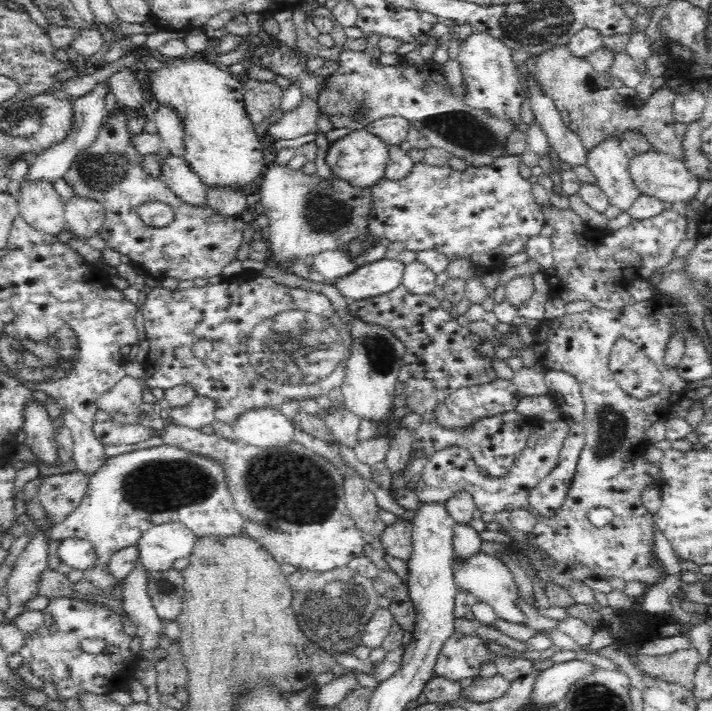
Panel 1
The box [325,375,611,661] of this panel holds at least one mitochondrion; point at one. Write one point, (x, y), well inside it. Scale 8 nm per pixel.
(375, 620)

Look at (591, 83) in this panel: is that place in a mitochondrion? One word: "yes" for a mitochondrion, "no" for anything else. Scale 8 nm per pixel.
yes

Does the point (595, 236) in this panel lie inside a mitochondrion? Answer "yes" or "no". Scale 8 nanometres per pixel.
no

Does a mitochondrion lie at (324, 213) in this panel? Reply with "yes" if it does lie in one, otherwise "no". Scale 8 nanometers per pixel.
yes

